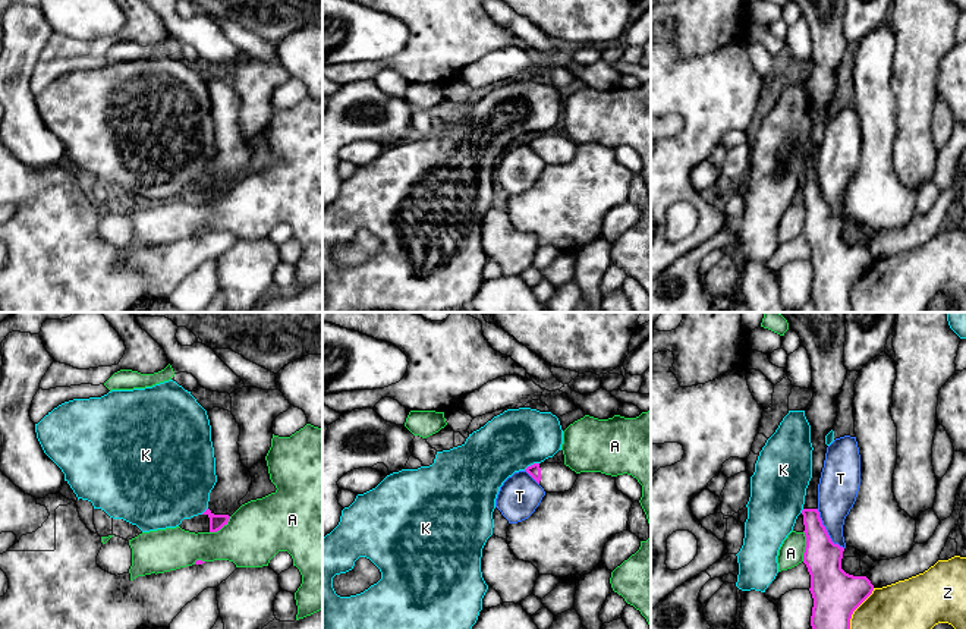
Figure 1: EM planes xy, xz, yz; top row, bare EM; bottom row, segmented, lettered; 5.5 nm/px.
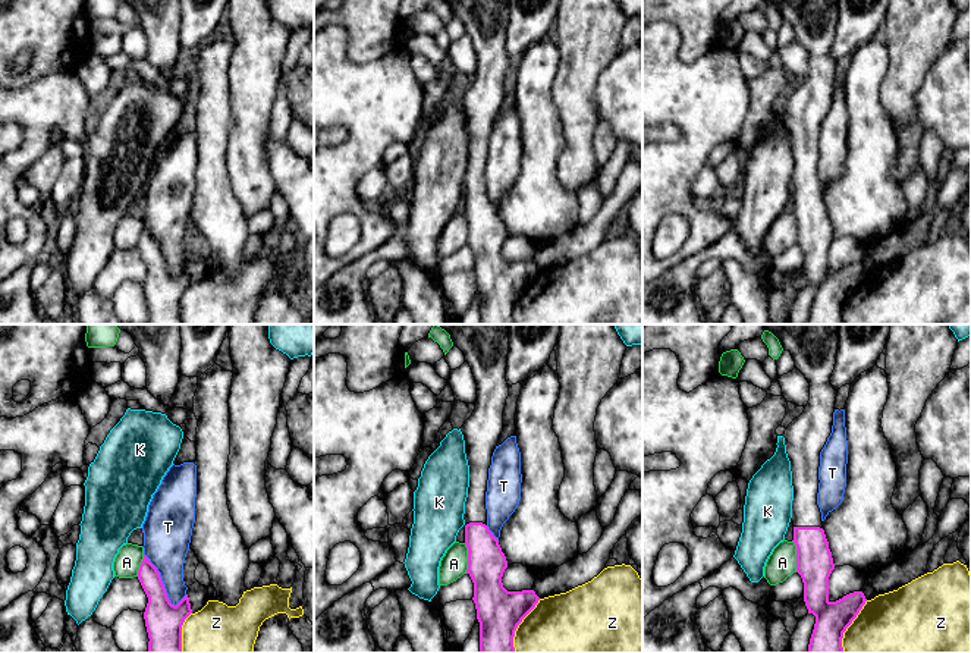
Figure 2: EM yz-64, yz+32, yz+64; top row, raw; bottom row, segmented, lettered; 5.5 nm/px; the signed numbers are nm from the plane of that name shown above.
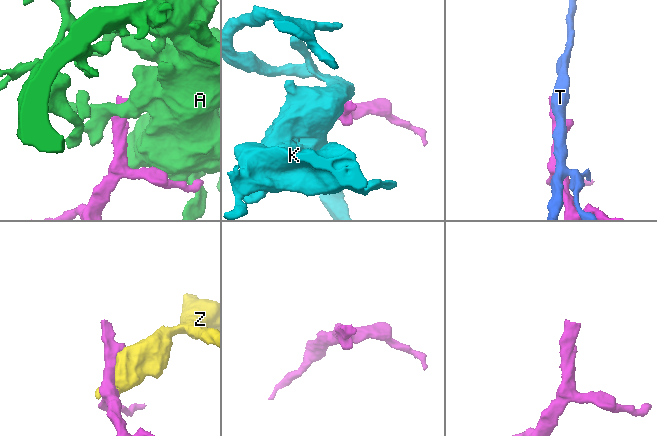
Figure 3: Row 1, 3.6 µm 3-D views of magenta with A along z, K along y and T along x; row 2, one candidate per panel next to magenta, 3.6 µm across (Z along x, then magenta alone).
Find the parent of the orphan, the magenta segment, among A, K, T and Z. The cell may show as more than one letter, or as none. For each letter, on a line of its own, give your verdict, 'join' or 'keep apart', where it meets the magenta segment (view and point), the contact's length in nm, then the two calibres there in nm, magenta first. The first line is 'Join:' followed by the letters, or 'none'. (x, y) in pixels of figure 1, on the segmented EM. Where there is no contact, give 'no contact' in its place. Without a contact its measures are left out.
Join: none
A: keep apart; meets magenta in yz at (806, 546); contact 170 nm long; 220 nm thick on the magenta side, 140 nm on the other
K: keep apart; meets magenta in xz at (531, 465); contact 100 nm long; 70 nm thick on the magenta side, 320 nm on the other
T: keep apart; meets magenta in yz at (826, 531); contact 260 nm long; 200 nm thick on the magenta side, 220 nm on the other
Z: keep apart; meets magenta in yz at (856, 607); contact 260 nm long; 260 nm thick on the magenta side, 260 nm on the other

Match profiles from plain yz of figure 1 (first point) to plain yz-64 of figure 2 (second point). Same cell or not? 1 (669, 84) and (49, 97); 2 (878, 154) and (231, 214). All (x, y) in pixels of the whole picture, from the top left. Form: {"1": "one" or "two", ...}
{"1": "one", "2": "one"}

